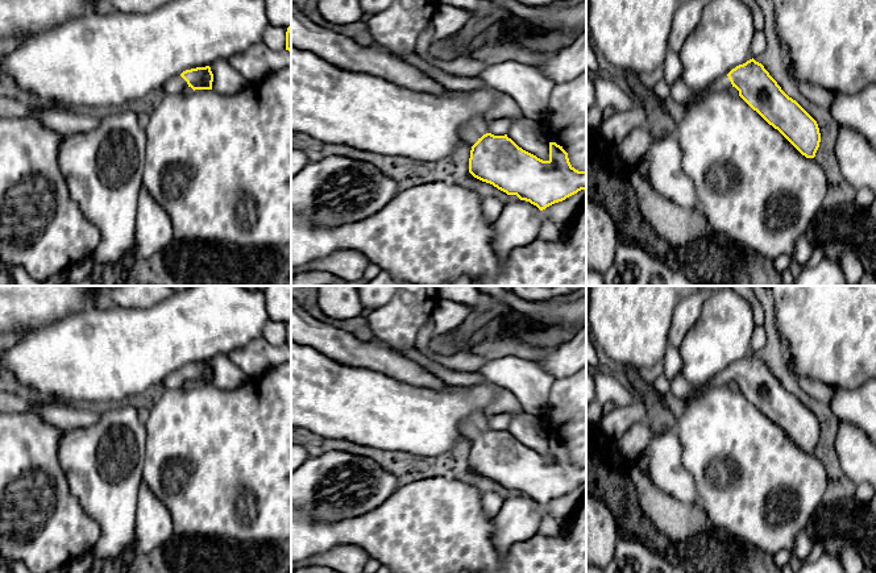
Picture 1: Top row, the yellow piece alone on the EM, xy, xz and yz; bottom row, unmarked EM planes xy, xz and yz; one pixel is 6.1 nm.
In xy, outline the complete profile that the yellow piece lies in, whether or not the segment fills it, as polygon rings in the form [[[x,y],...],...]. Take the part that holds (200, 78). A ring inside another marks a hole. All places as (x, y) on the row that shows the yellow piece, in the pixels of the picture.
[[[209,66],[196,67],[183,71],[180,75],[169,79],[155,99],[163,95],[179,95],[184,88],[191,87],[195,90],[212,90],[213,74]]]

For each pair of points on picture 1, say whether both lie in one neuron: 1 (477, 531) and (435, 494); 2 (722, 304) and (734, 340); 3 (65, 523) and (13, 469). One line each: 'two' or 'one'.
1: one
2: one
3: one

